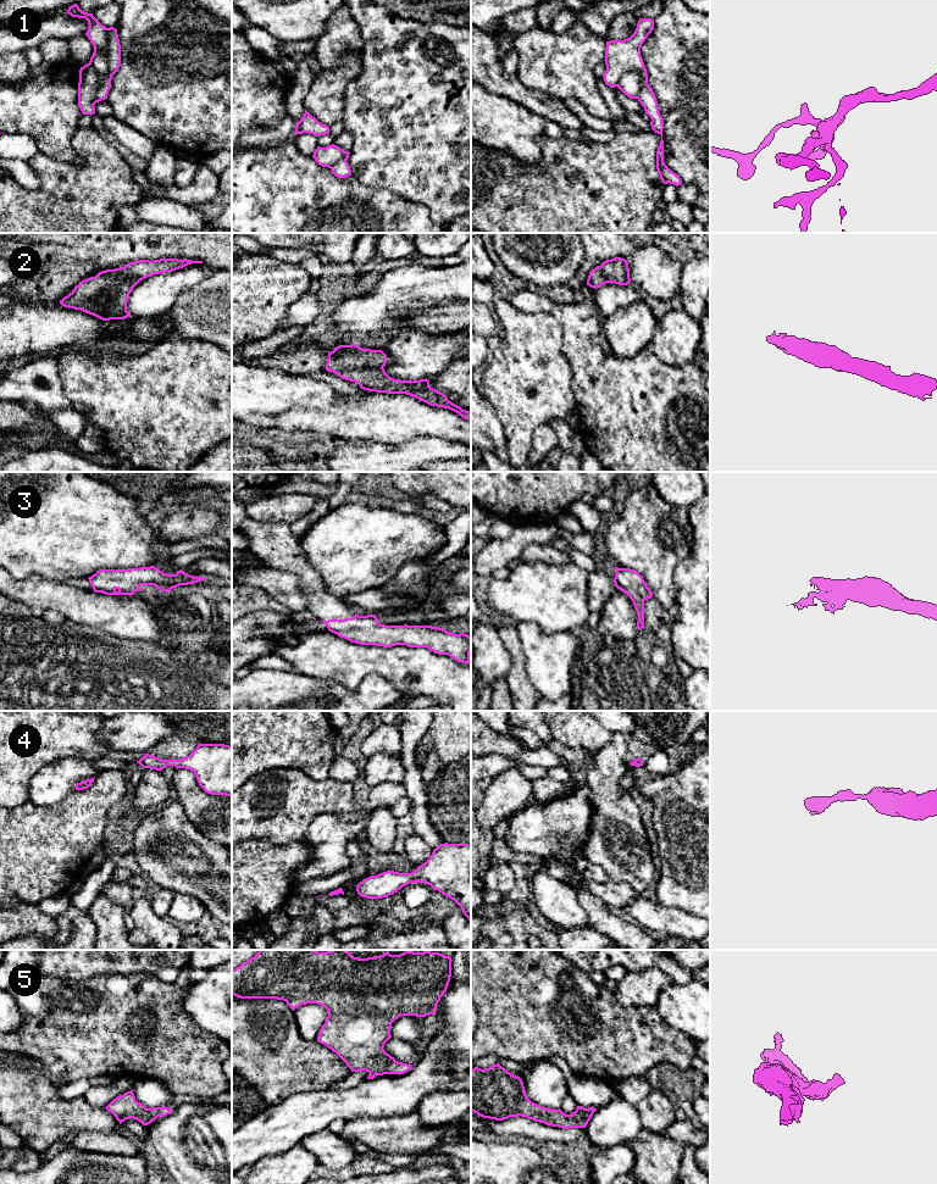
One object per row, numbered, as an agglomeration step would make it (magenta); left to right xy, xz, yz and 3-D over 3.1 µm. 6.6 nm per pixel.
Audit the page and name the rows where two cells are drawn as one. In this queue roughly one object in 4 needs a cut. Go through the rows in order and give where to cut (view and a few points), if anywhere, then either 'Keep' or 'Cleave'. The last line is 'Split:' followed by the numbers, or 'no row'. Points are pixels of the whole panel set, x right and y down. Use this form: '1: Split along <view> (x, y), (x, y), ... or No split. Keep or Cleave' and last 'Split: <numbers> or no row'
1: Split along xy (106, 28), (106, 78), (110, 82). Cleave
2: No split. Keep
3: No split. Keep
4: No split. Keep
5: No split. Keep
Split: 1

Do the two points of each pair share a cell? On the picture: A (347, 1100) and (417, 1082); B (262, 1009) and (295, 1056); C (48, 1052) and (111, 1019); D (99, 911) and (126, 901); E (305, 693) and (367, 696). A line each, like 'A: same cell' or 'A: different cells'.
A: same cell
B: same cell
C: same cell
D: different cells
E: same cell

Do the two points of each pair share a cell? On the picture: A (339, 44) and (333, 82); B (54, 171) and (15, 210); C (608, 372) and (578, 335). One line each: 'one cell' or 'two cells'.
A: two cells
B: one cell
C: one cell

